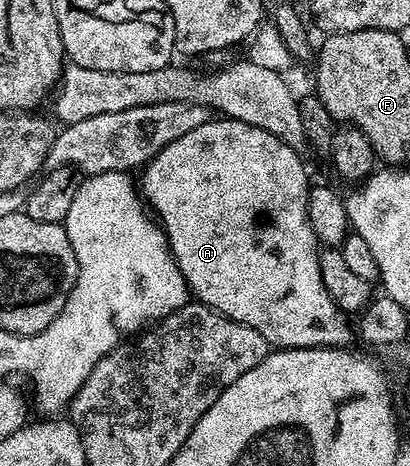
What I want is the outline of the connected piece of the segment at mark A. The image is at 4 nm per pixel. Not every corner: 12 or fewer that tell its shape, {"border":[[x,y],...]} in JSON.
{"border":[[211,119],[139,177],[190,294],[277,349],[354,340],[302,154]]}

